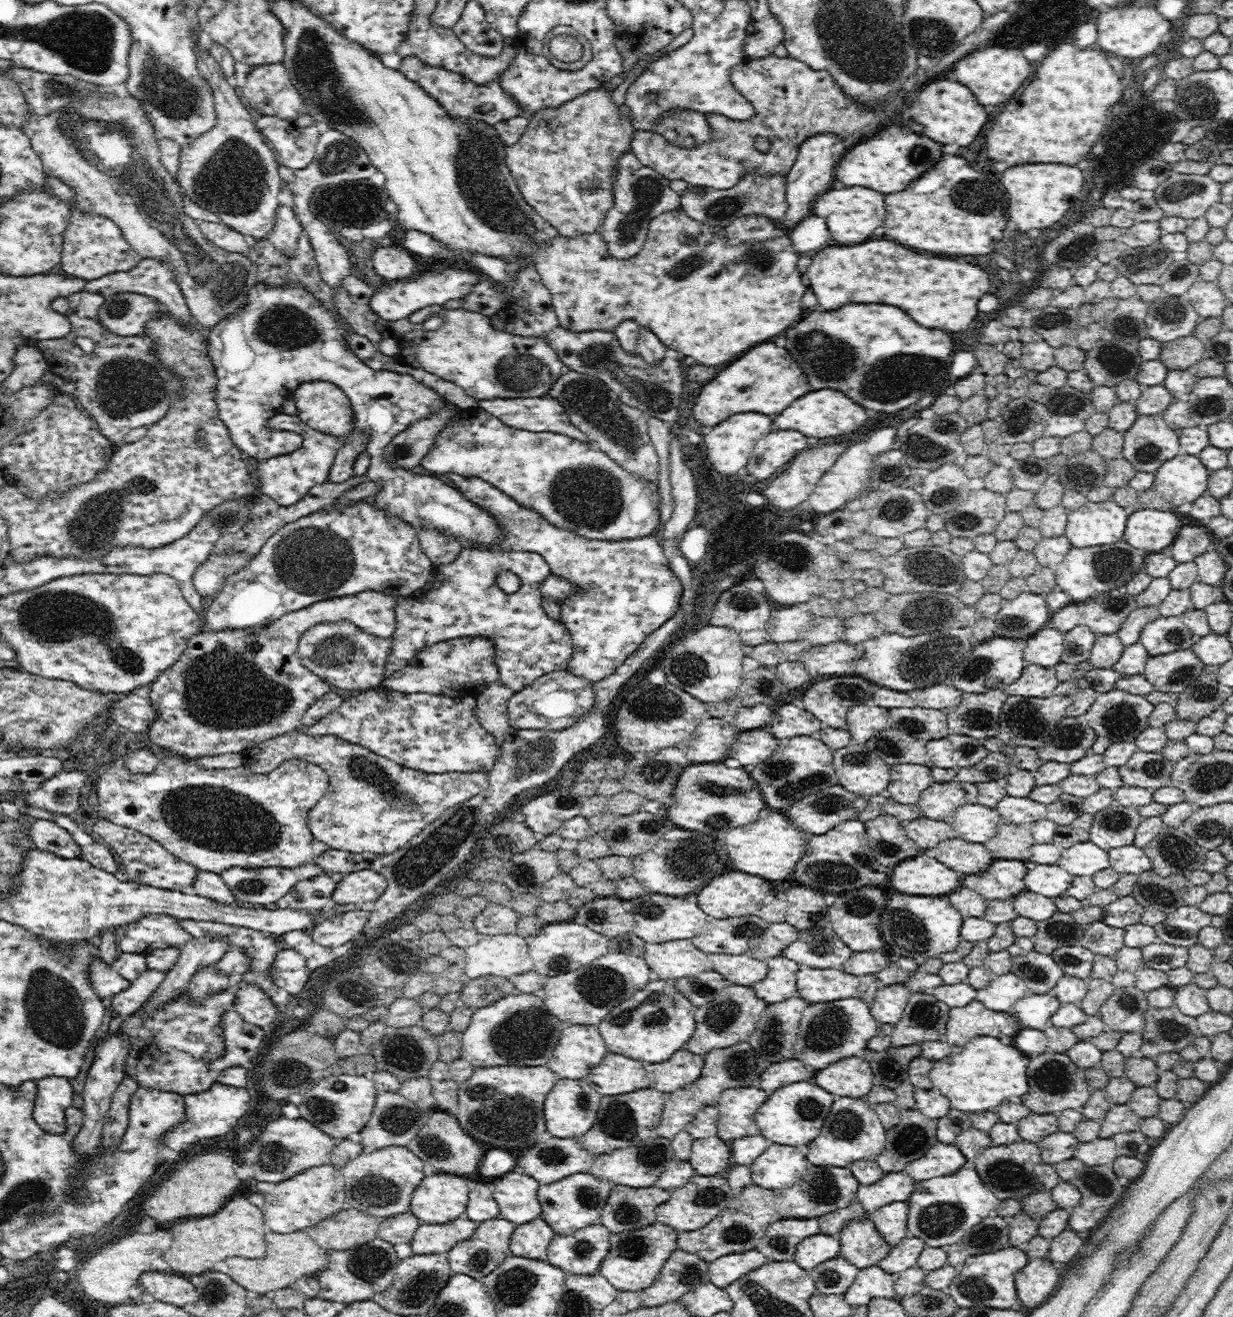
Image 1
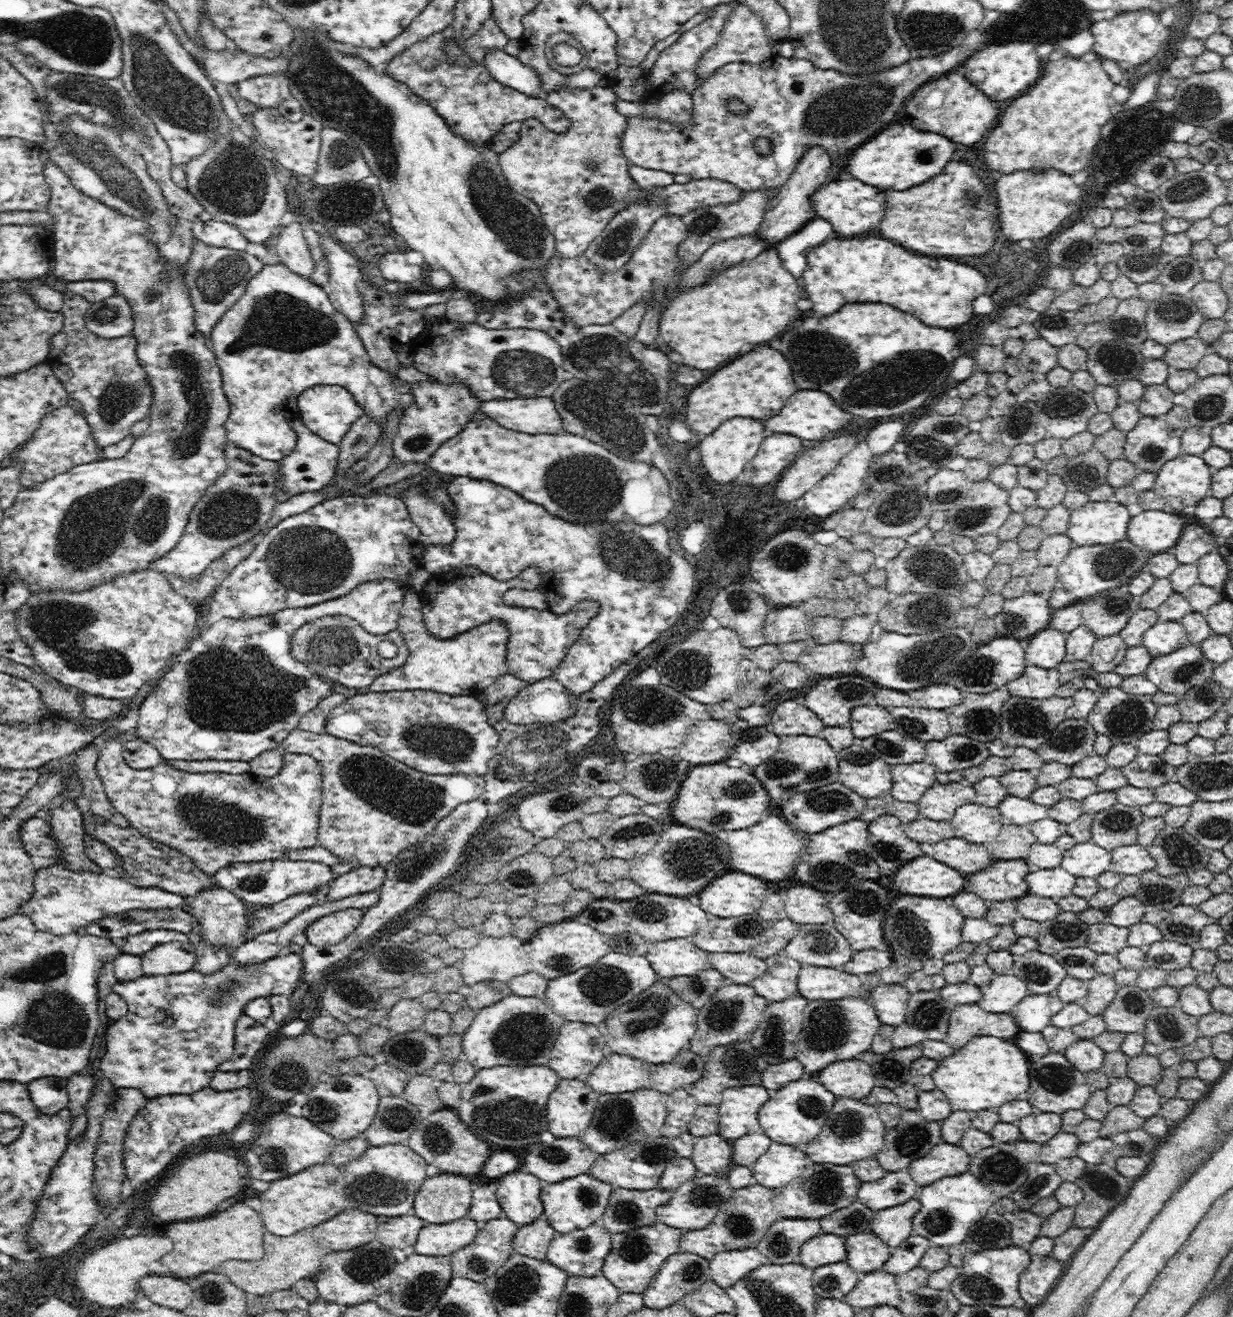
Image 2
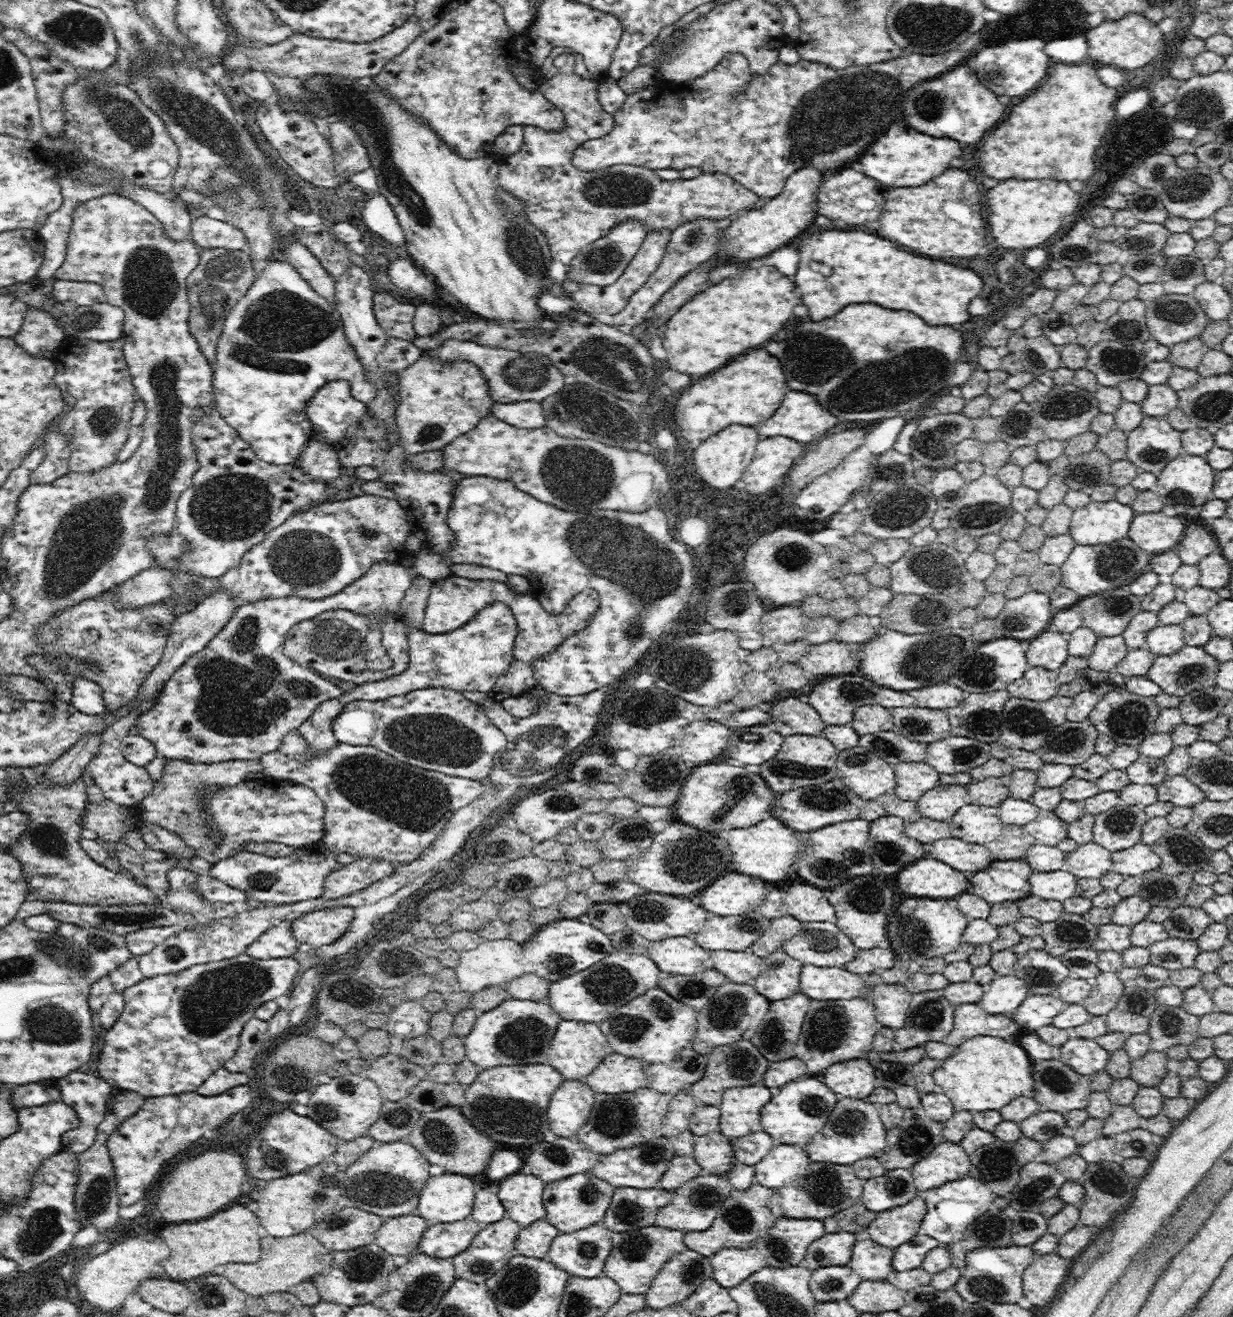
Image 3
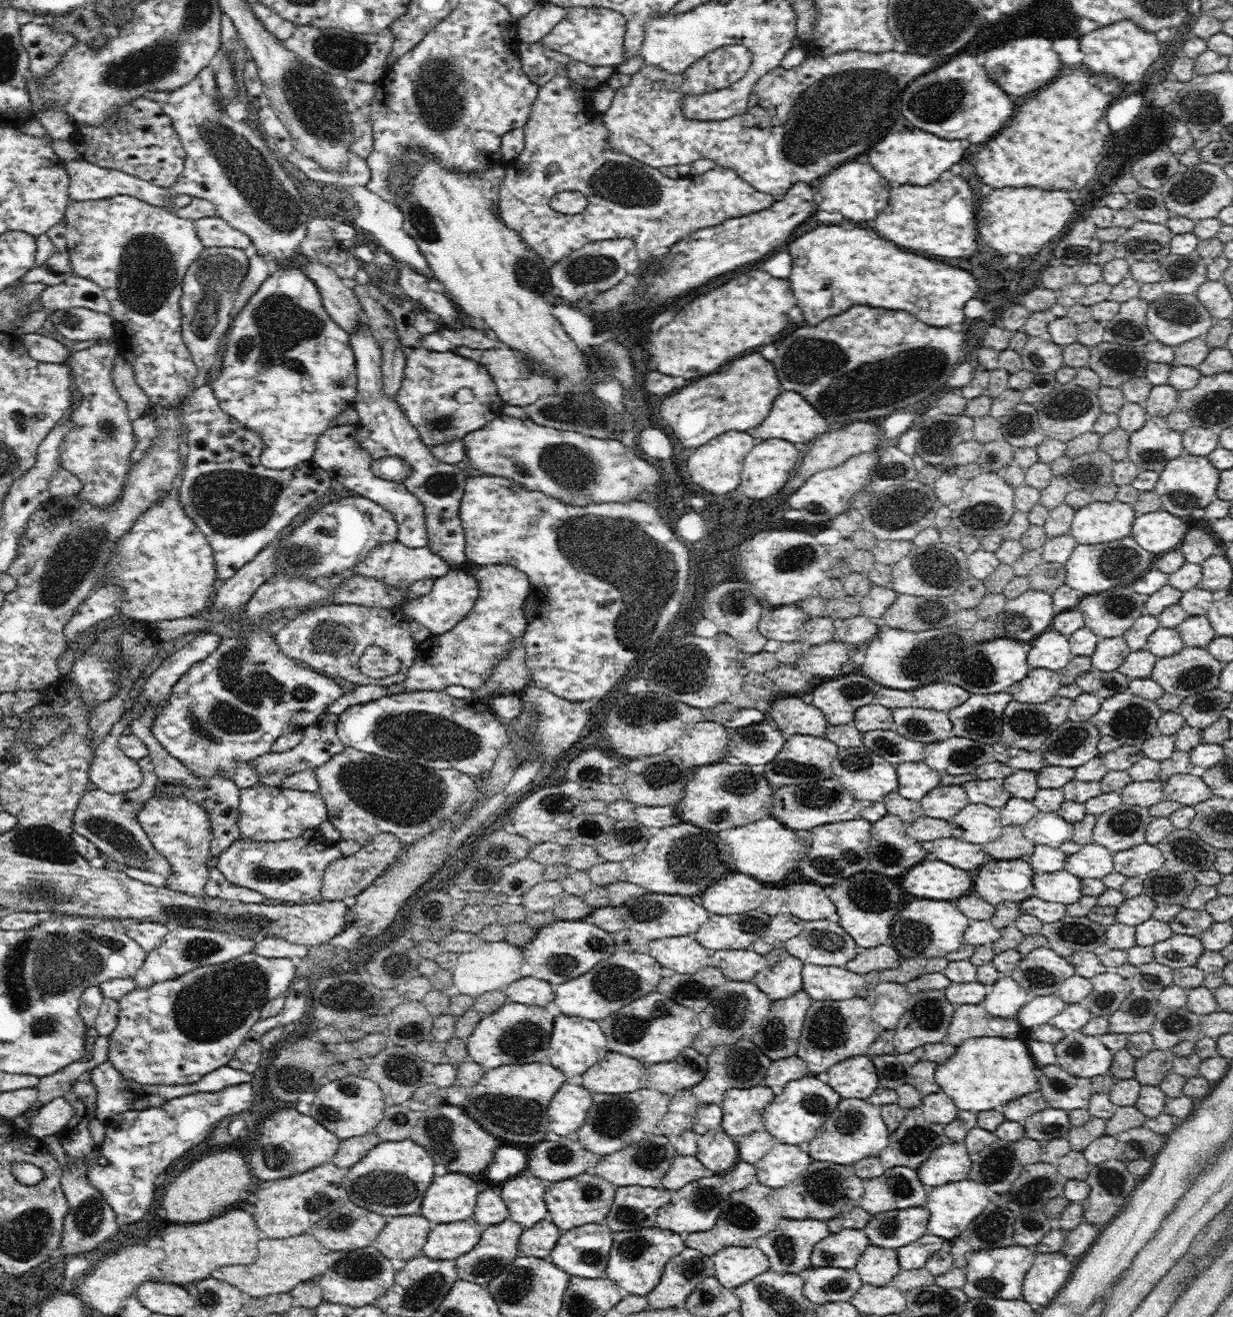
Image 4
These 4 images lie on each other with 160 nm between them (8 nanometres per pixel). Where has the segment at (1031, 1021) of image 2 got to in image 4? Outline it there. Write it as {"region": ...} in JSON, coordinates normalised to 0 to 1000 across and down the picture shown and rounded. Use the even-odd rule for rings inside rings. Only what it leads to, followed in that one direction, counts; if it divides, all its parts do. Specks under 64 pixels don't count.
{"region":[[[856,756],[835,757],[826,768],[825,774],[829,779],[853,777],[855,771],[861,769],[865,762]]]}

